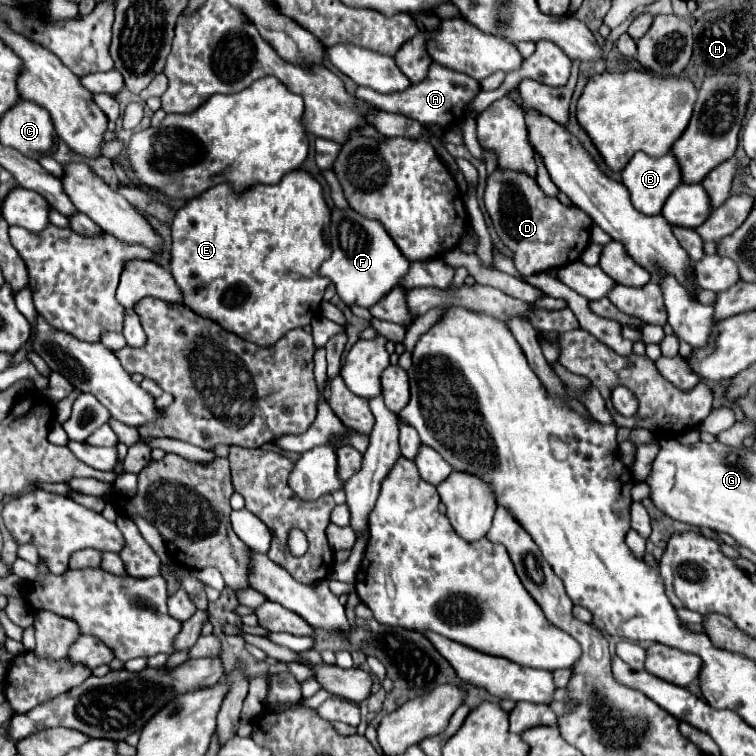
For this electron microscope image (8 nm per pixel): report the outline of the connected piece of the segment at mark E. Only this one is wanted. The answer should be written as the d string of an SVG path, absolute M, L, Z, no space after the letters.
M296 170L296 172L288 172L288 176L284 176L284 180L280 180L278 184L272 186L256 186L250 188L244 194L236 194L232 192L230 184L218 184L214 188L210 188L208 192L204 192L198 198L192 198L186 202L184 208L180 208L172 220L172 256L170 256L170 274L174 276L180 292L182 292L182 304L186 308L190 308L194 314L204 316L212 322L216 322L222 330L232 332L236 336L240 336L242 340L254 342L262 348L270 348L274 346L286 332L294 330L294 328L304 328L306 324L310 324L310 320L314 318L314 314L320 310L320 302L324 298L324 290L330 284L324 276L318 274L320 264L330 256L330 248L324 242L324 234L328 228L328 220L330 220L330 208L324 202L322 196L322 186L306 172Z

